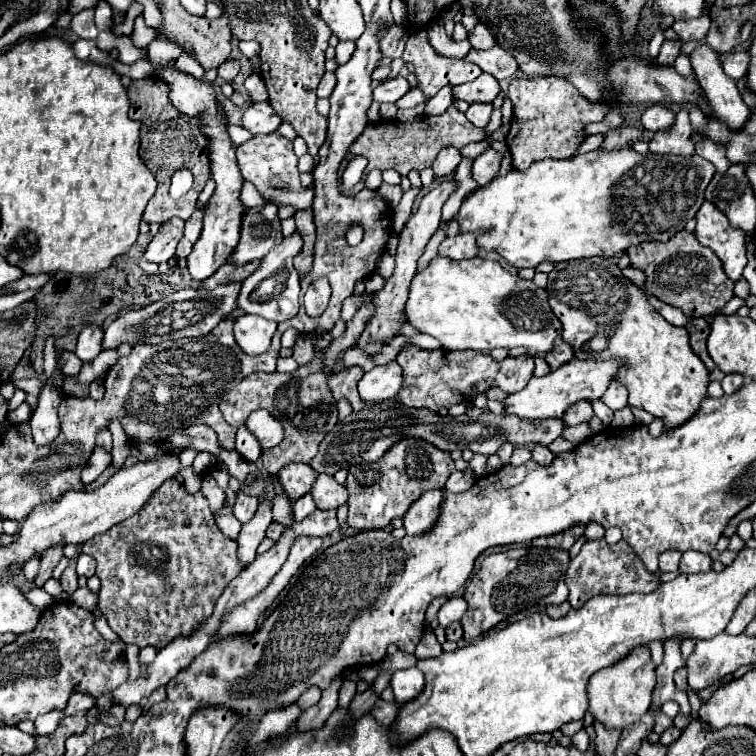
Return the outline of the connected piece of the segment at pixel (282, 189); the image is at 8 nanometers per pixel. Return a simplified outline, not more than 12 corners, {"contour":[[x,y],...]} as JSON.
{"contour":[[259,135],[236,147],[238,167],[264,199],[310,208],[292,141]]}

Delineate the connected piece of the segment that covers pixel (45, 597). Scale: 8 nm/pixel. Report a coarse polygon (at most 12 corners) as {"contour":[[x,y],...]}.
{"contour":[[43,588],[26,592],[26,599],[40,609],[52,605],[53,597]]}

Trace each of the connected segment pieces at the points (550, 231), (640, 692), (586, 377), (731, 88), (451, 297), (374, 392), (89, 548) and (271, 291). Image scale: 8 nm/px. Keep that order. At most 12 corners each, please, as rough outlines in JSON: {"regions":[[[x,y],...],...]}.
{"regions":[[[700,155],[512,169],[460,231],[512,267],[616,257],[696,217]],[[648,647],[590,677],[594,721],[626,729],[652,703]],[[572,359],[508,395],[506,413],[560,419],[596,401],[624,359]],[[708,45],[690,61],[714,115],[732,129],[744,127],[748,107]],[[436,255],[404,321],[448,351],[552,349],[546,291]],[[398,363],[364,373],[358,391],[364,403],[394,399],[402,387]],[[168,479],[82,545],[124,643],[190,635],[244,569]],[[284,237],[242,281],[238,307],[272,321],[296,317],[300,281]]]}

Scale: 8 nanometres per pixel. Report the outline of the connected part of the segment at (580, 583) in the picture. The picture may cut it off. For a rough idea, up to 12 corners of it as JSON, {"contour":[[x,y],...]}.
{"contour":[[588,541],[570,561],[570,605],[596,595],[652,593],[626,541]]}

